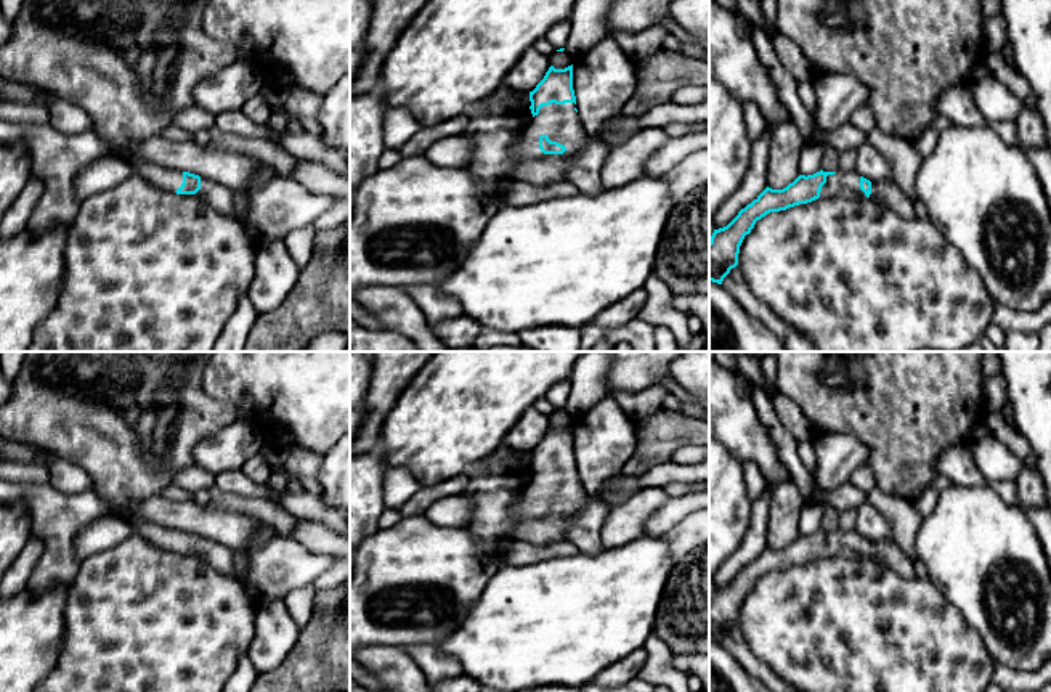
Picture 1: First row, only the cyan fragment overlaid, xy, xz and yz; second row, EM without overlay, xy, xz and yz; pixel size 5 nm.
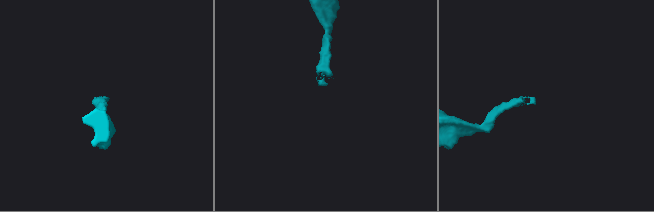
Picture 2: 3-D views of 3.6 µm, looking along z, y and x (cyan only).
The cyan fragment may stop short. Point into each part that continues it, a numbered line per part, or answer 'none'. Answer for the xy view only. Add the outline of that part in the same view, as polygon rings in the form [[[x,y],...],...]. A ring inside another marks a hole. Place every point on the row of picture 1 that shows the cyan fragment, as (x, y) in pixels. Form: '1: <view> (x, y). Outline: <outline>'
1: xy (132, 65). Outline: [[[24,0],[10,40],[0,47],[0,77],[40,88],[83,108],[96,135],[151,185],[175,193],[183,172],[133,156],[128,148],[162,135],[173,117],[194,104],[193,90],[204,79],[237,61],[237,47],[210,39],[202,27],[210,0]]]

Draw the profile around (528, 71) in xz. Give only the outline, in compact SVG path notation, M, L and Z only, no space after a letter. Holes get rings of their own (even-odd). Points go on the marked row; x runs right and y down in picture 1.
M534 47L525 51L504 79L504 87L520 93L530 93L544 79L550 59Z

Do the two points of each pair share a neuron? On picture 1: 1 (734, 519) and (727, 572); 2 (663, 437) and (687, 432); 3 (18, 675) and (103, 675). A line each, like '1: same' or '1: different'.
1: different
2: same
3: different

